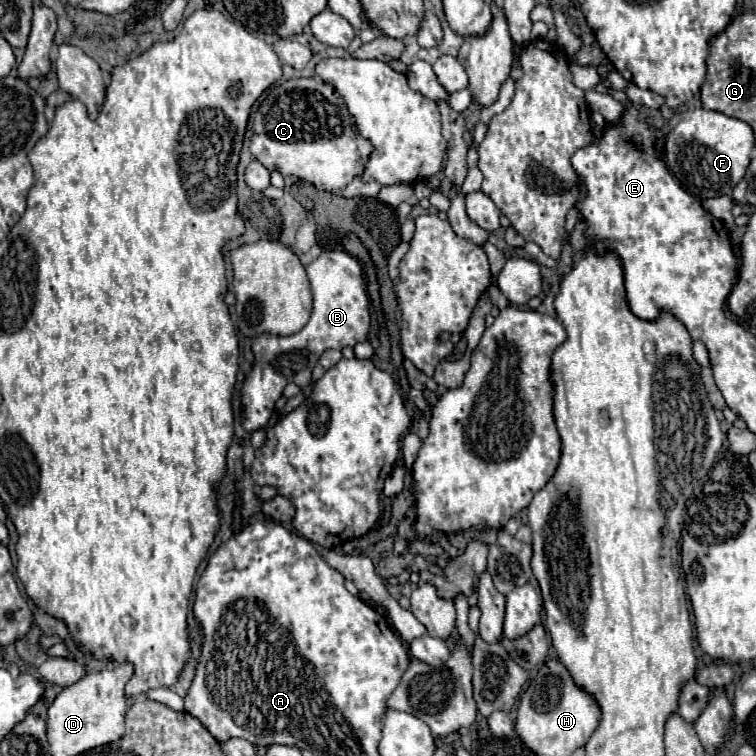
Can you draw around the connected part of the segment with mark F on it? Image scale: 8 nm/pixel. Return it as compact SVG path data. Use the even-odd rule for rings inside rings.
M693 109L675 113L669 121L669 135L665 141L669 171L681 187L699 201L717 195L731 195L733 187L743 179L754 155L753 129L741 119L727 117L719 111Z

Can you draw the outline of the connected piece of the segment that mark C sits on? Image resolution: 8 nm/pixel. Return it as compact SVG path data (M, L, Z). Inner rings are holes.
M289 79L281 85L275 85L267 97L261 101L251 135L251 153L257 161L261 161L269 171L279 171L281 175L295 175L303 181L313 183L317 189L339 193L343 191L353 177L361 175L365 169L365 161L369 161L373 153L373 143L361 133L357 133L355 121L343 101L343 97L331 85L321 79Z

